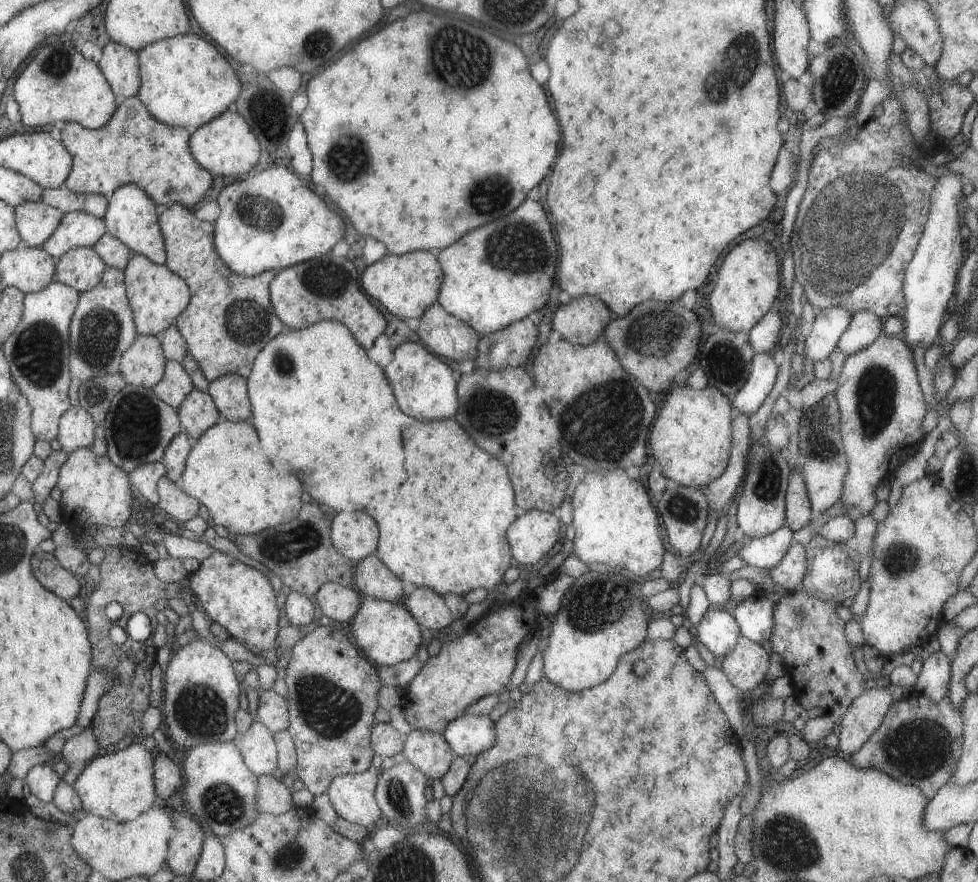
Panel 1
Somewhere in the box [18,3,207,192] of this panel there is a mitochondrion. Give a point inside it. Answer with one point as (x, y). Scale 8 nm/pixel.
(57, 62)

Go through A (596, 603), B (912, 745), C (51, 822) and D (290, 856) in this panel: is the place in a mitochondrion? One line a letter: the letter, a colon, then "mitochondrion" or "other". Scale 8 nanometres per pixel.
A: mitochondrion
B: mitochondrion
C: other
D: mitochondrion

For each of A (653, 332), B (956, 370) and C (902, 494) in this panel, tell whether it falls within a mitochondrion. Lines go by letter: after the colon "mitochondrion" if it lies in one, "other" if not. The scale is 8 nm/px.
A: mitochondrion
B: other
C: other

